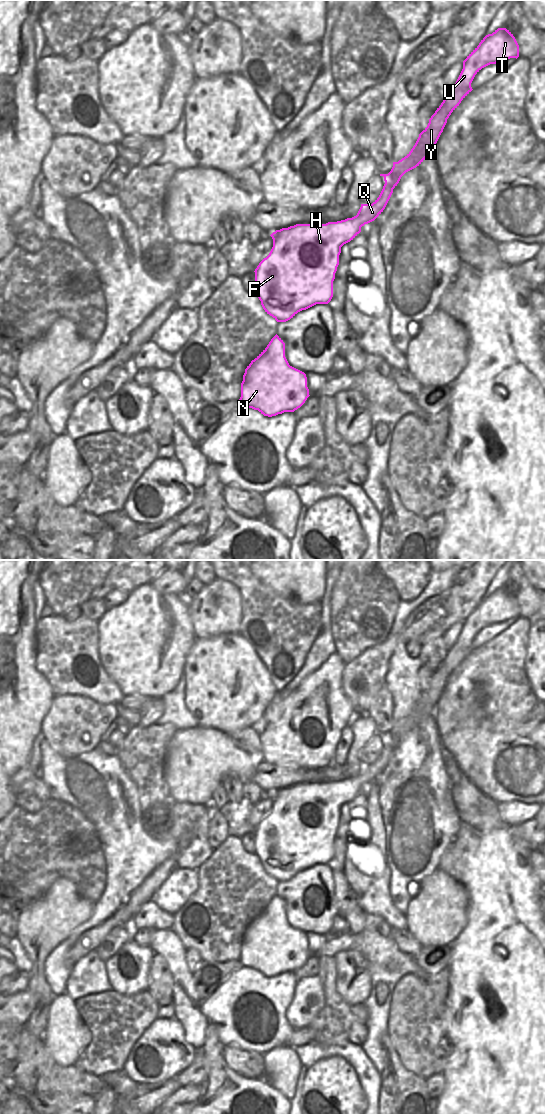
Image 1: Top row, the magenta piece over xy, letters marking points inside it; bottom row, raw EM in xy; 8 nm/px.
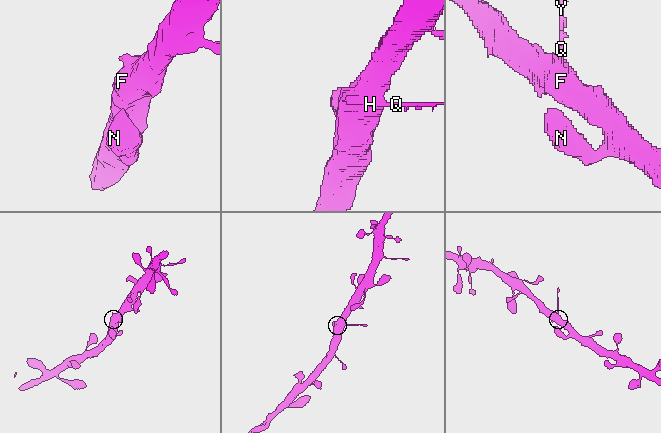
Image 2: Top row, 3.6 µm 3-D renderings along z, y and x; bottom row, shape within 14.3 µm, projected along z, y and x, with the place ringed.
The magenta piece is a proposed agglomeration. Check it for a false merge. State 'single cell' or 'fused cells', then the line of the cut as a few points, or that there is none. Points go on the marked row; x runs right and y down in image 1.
single cell; cut none

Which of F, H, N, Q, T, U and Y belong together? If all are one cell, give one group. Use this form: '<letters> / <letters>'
F H N Q T U Y

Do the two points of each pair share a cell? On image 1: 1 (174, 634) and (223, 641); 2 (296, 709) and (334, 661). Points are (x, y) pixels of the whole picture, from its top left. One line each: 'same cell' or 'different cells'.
1: different cells
2: same cell

